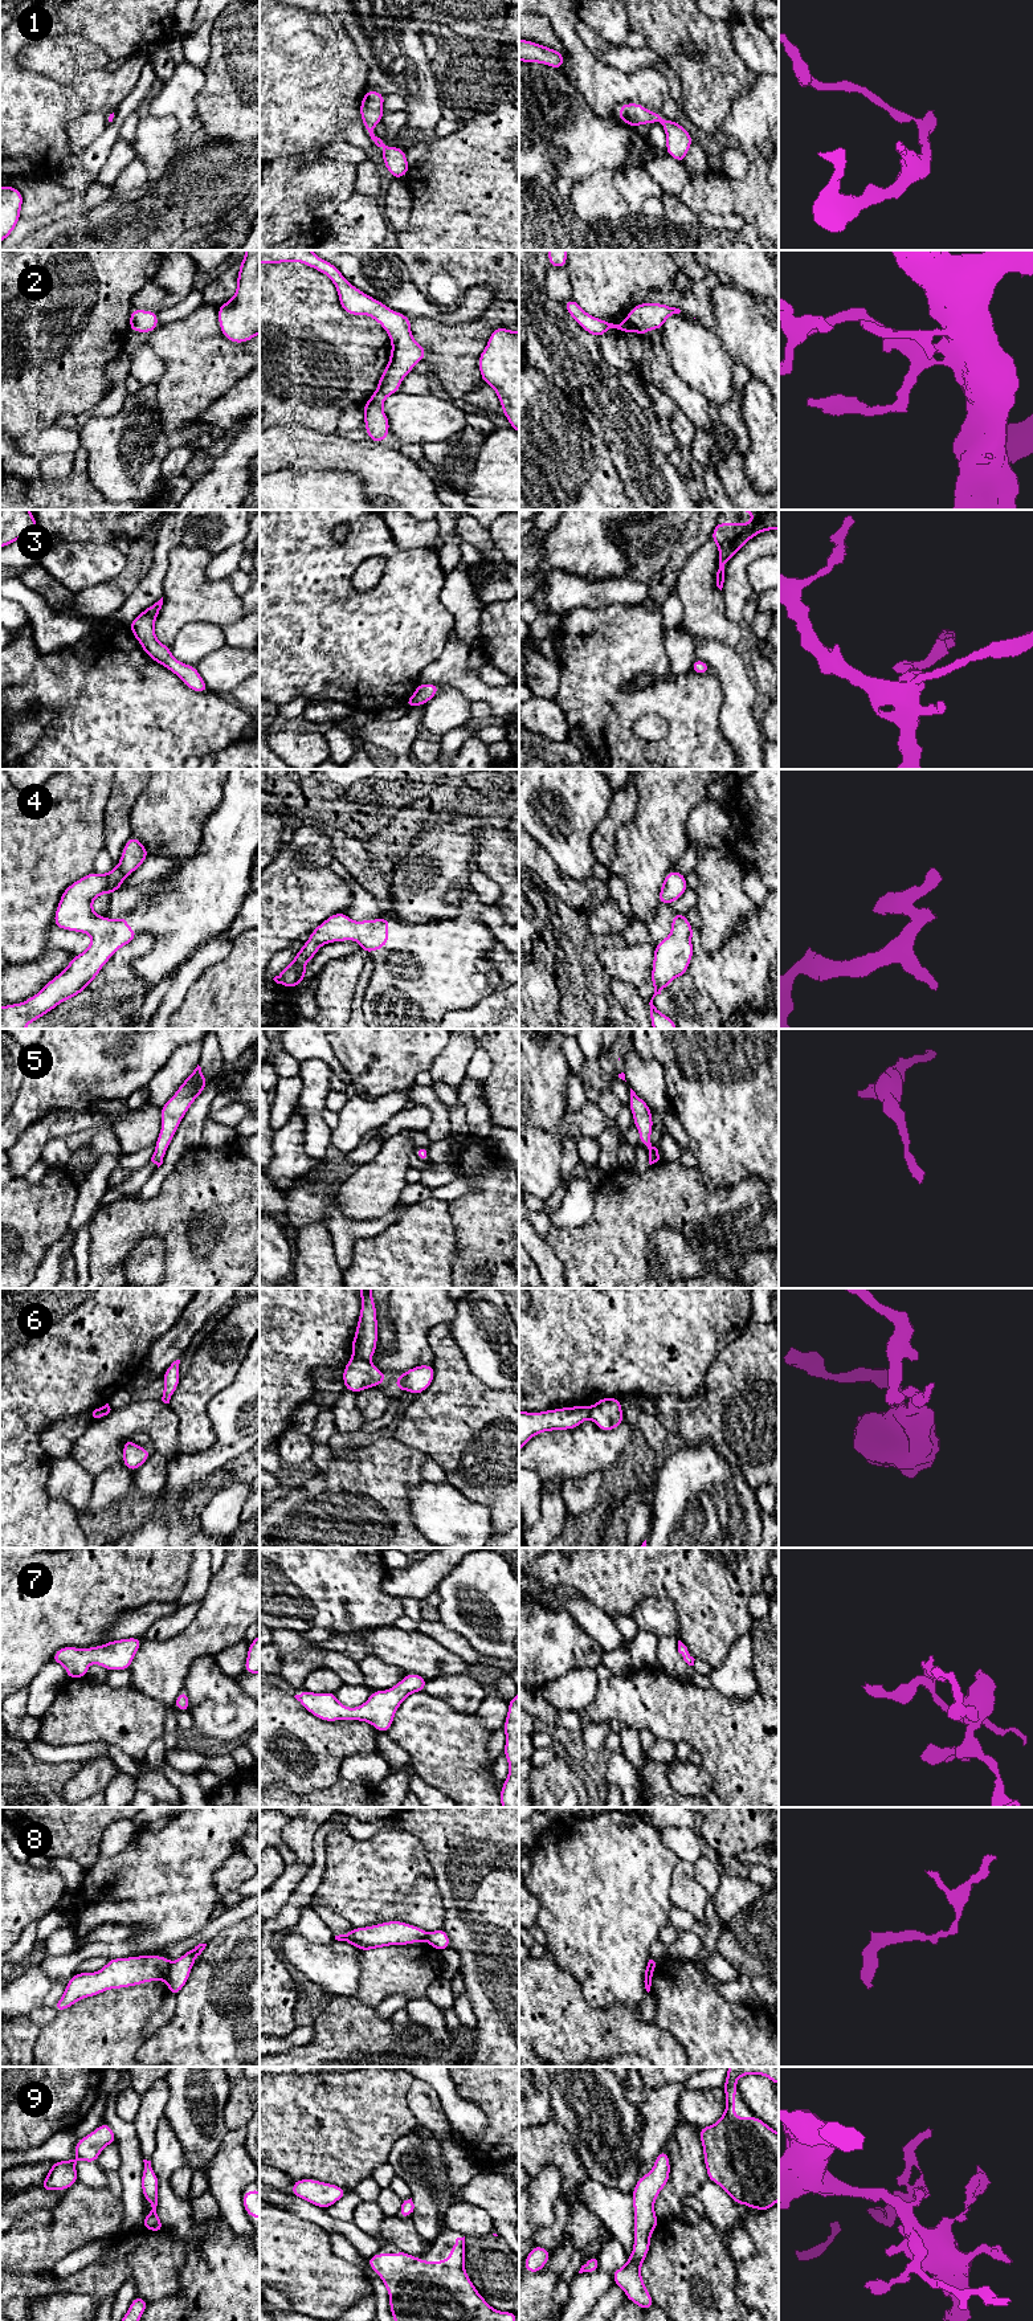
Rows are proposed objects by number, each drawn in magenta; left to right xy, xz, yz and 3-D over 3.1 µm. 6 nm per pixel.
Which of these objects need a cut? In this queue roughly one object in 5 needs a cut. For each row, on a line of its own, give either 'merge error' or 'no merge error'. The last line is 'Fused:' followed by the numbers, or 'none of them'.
1: no merge error
2: no merge error
3: no merge error
4: no merge error
5: no merge error
6: merge error
7: no merge error
8: merge error
9: no merge error
Fused: 6, 8

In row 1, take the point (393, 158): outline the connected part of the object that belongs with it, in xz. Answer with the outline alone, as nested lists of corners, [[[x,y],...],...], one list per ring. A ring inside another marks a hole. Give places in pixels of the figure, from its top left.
[[[367,90],[360,102],[360,118],[364,128],[369,132],[371,139],[377,147],[383,147],[383,162],[387,171],[399,180],[409,171],[409,164],[405,156],[405,151],[401,147],[388,147],[380,138],[373,134],[373,128],[383,120],[383,103],[387,97],[381,93]]]

